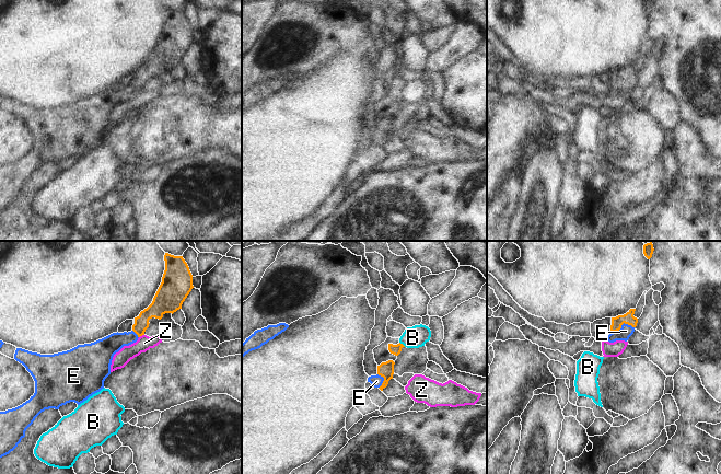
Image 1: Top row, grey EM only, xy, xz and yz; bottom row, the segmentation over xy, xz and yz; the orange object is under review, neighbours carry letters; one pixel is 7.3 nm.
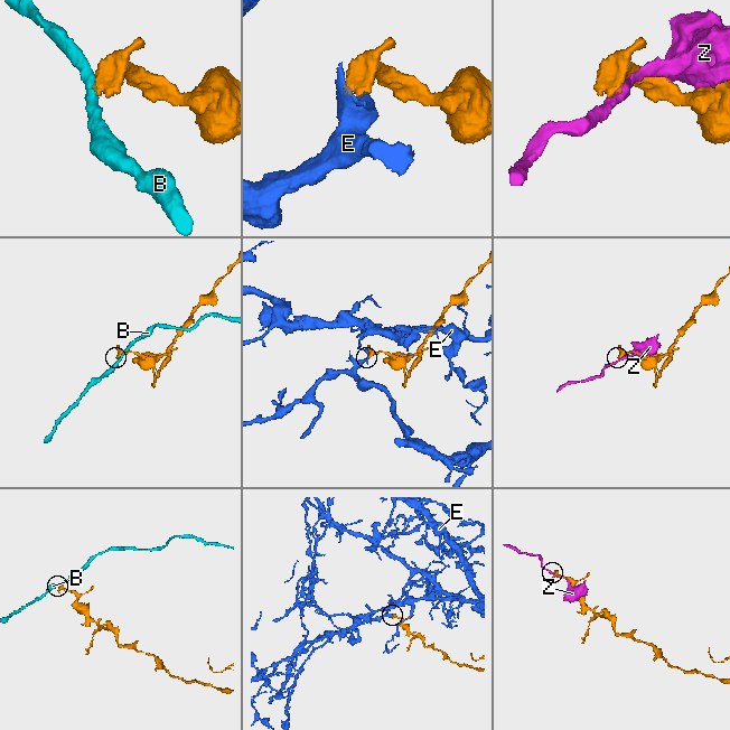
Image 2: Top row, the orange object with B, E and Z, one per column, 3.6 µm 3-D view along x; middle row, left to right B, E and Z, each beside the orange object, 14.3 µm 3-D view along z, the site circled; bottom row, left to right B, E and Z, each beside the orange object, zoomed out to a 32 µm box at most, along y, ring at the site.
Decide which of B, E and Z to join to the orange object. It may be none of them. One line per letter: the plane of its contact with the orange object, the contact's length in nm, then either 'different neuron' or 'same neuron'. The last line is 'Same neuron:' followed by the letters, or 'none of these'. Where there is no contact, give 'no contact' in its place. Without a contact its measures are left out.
B: contact in xz; length 60 nm; different neuron
E: contact in yz; length 180 nm; same neuron
Z: contact in xy; length 50 nm; different neuron
Same neuron: E

